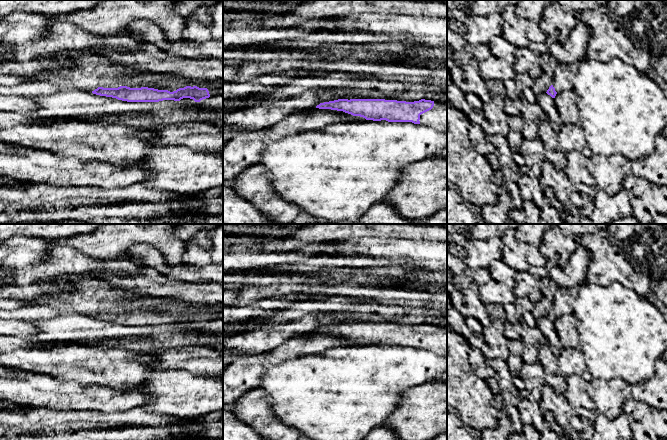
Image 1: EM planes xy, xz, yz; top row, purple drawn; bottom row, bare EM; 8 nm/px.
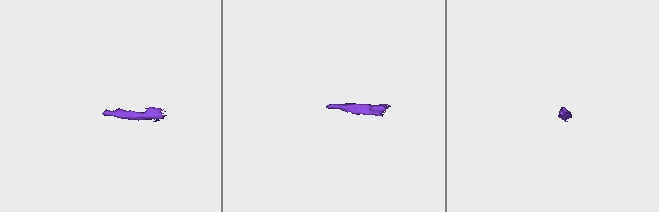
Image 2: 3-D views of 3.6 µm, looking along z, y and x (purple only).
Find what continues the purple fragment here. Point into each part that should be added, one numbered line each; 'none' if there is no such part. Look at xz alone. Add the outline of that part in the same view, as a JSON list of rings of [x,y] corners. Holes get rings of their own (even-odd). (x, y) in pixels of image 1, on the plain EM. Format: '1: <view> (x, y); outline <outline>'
1: xz (436, 342); outline [[[434,326],[431,334],[420,339],[420,347],[447,358],[447,328]]]

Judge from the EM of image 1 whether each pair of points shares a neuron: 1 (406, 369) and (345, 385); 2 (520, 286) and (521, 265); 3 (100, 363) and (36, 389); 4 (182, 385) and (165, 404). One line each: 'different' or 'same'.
1: same
2: different
3: different
4: same

